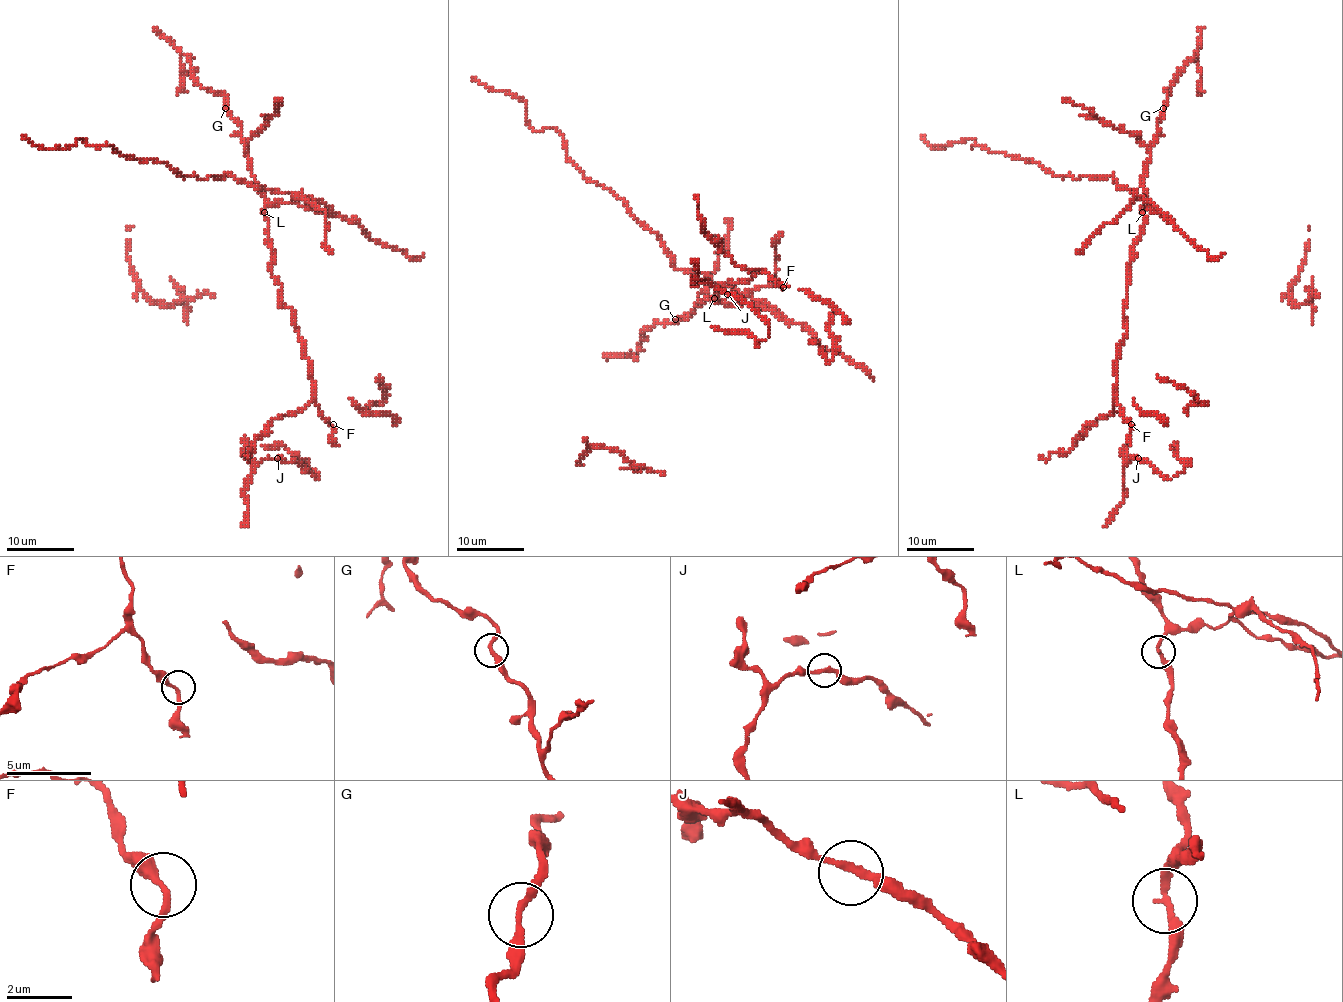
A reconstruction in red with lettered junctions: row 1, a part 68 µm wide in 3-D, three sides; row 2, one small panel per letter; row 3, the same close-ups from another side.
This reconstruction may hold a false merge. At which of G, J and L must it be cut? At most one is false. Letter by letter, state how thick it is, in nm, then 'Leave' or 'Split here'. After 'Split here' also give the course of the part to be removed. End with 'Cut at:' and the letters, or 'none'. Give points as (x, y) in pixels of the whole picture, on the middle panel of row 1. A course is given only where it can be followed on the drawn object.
G: Thickness 220 nm. Leave
J: Thickness 220 nm. Leave
L: Thickness 220 nm. Leave
Cut at: none

